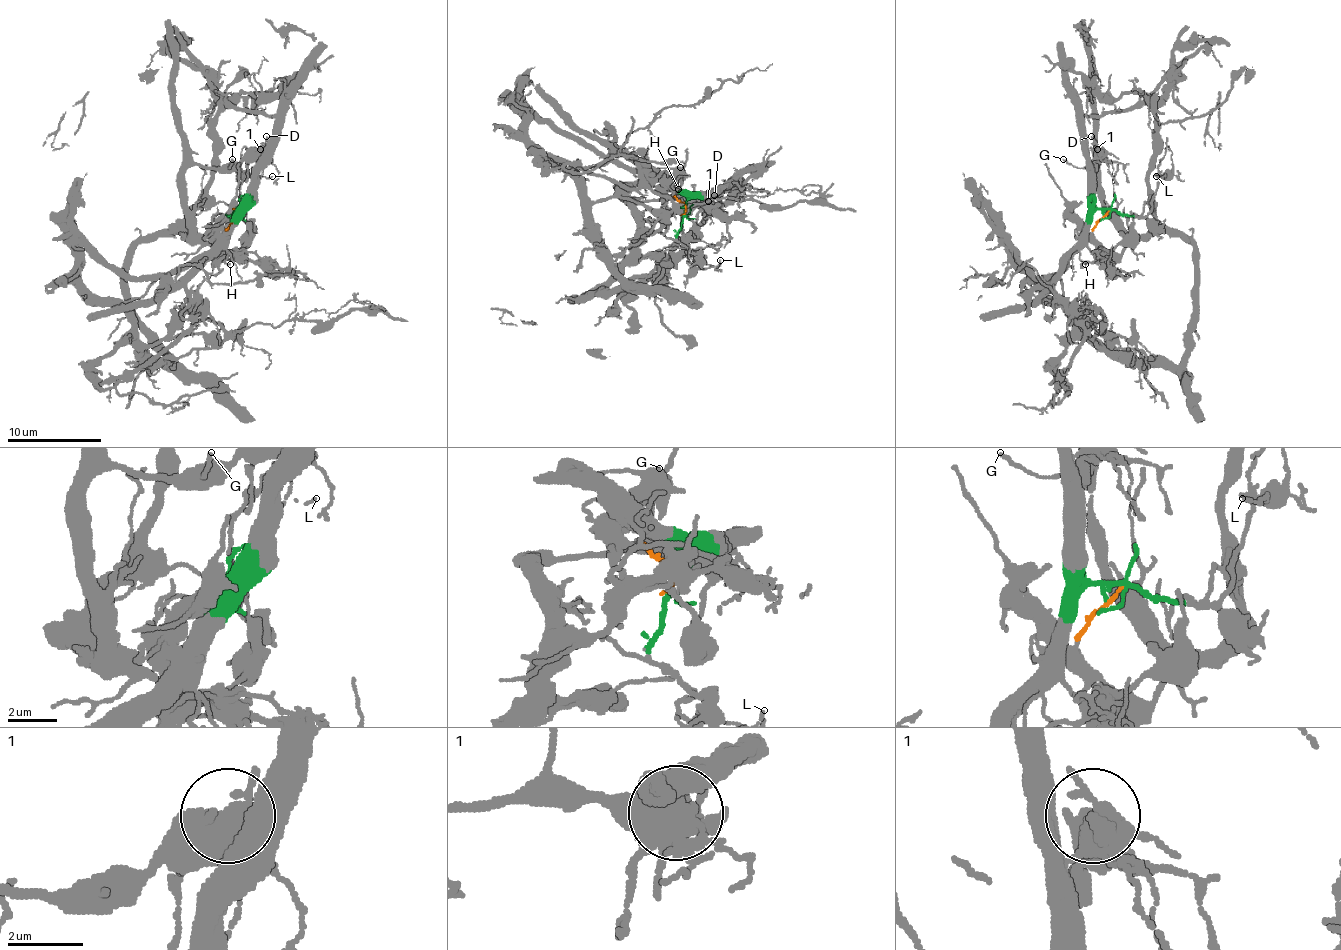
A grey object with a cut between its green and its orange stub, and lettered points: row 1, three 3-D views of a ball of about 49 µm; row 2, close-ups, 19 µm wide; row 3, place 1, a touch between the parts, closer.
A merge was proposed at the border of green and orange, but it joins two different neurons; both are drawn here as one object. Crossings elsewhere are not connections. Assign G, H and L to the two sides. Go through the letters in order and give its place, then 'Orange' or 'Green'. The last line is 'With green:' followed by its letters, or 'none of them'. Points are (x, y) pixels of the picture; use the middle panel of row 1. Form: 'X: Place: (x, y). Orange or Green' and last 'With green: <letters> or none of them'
G: Place: (680, 167). Orange
H: Place: (678, 189). Green
L: Place: (720, 260). Green
With green: H, L

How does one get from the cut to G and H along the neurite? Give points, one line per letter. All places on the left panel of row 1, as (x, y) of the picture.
G: (238, 211), (219, 237), (216, 253), (198, 234), (186, 204), (183, 173), (195, 164), (228, 169), (233, 159)
H: (238, 209), (226, 251), (226, 263), (230, 265)

